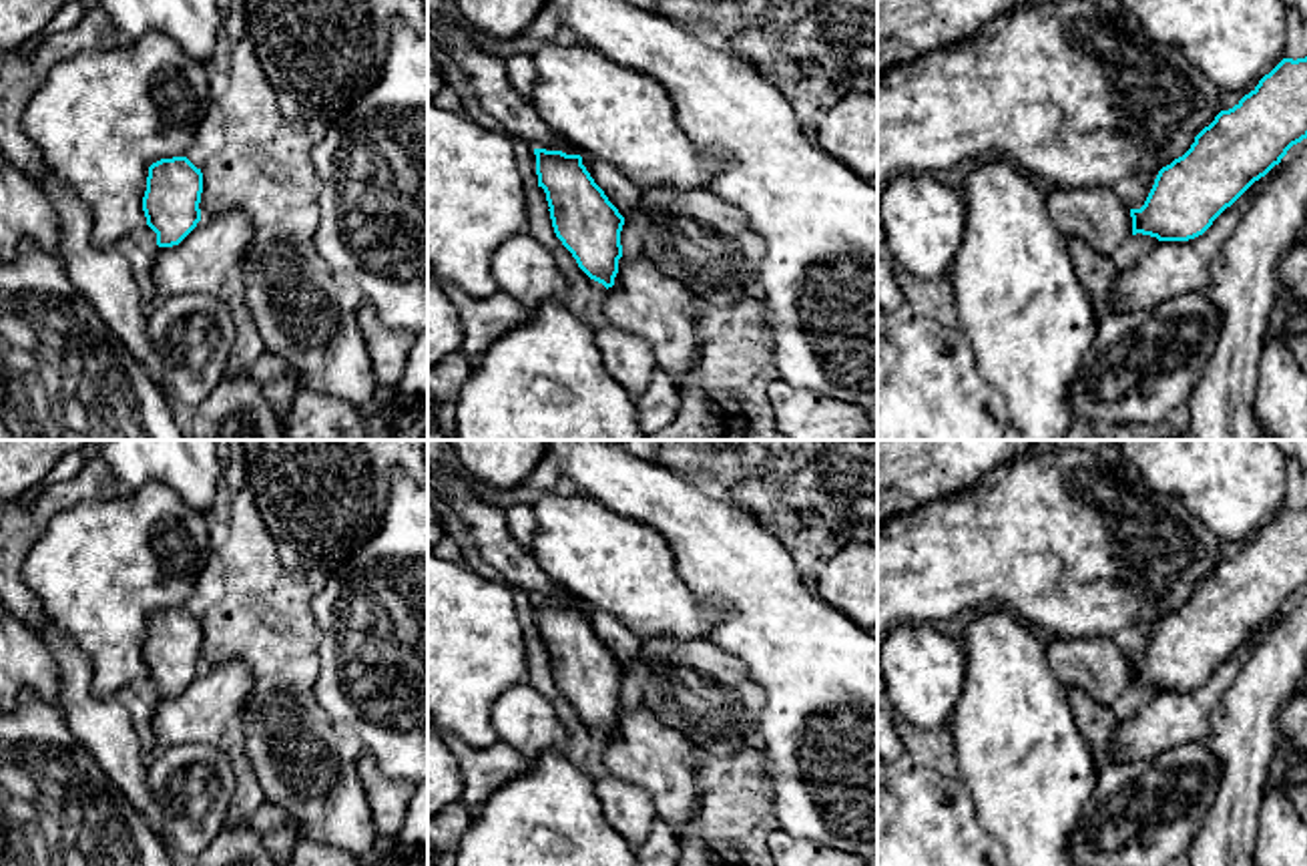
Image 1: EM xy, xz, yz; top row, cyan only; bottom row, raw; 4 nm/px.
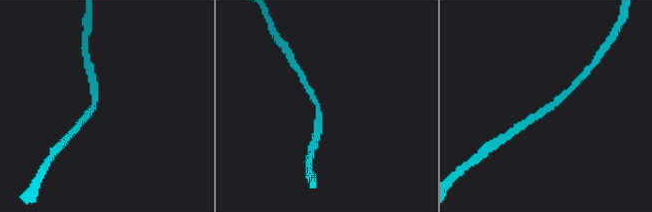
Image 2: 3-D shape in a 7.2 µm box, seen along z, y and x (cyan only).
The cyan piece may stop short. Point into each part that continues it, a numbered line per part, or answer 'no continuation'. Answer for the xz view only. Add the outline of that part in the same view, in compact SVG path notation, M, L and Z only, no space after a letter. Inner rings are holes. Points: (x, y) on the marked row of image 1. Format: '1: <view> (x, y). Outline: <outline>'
no continuation

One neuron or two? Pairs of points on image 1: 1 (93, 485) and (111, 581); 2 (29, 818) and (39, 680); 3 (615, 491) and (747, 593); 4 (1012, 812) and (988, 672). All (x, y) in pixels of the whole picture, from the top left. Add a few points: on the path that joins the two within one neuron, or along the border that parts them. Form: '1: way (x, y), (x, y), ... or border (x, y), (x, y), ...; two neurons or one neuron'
1: border (123, 495), (79, 501), (53, 519); two neurons
2: border (49, 652), (59, 674), (57, 708); two neurons
3: way (649, 495), (715, 559); one neuron
4: way (1012, 778), (1010, 706); one neuron

